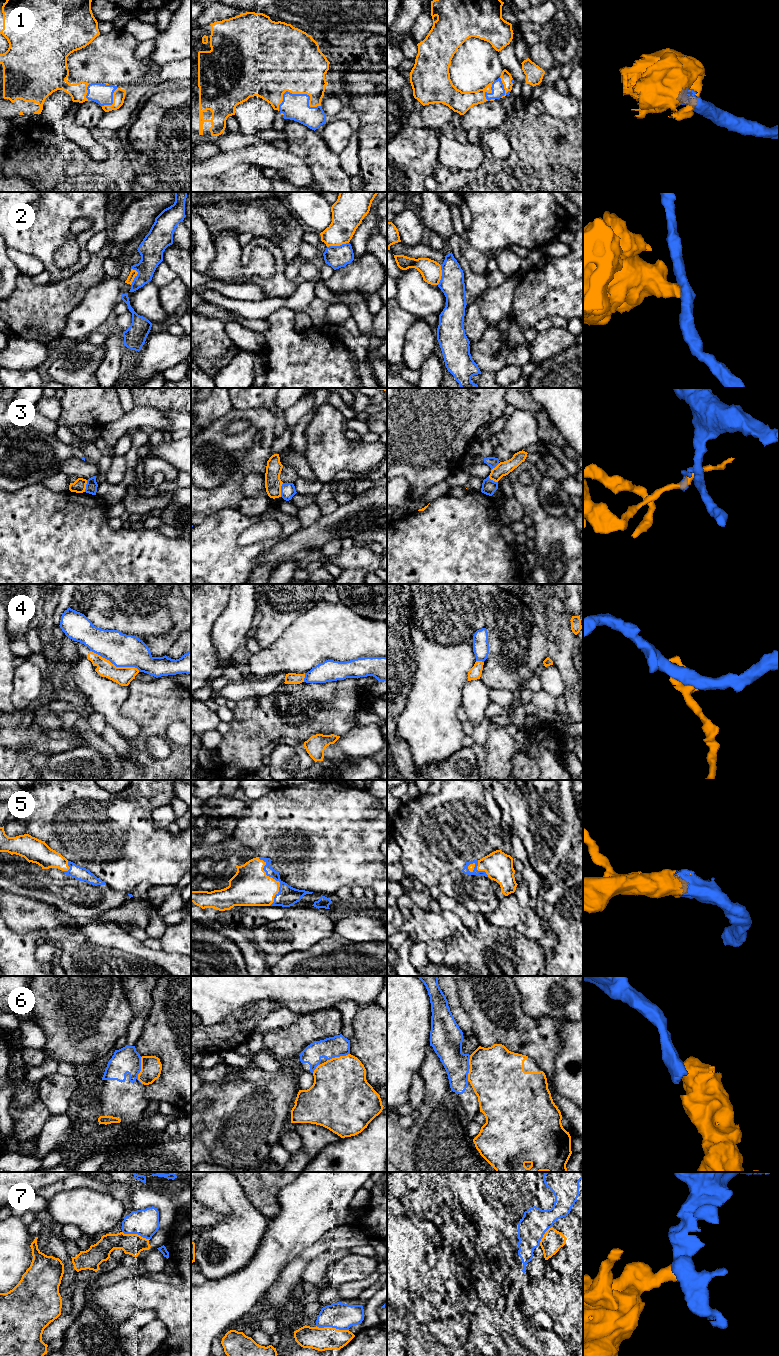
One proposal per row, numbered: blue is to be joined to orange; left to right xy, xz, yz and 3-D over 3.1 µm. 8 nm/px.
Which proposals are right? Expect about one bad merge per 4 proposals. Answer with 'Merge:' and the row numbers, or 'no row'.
Merge: 1, 5, 6

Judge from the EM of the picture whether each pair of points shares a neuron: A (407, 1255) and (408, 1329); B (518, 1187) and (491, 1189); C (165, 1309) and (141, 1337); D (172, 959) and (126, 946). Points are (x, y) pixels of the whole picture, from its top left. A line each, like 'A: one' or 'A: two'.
A: two
B: one
C: two
D: one

